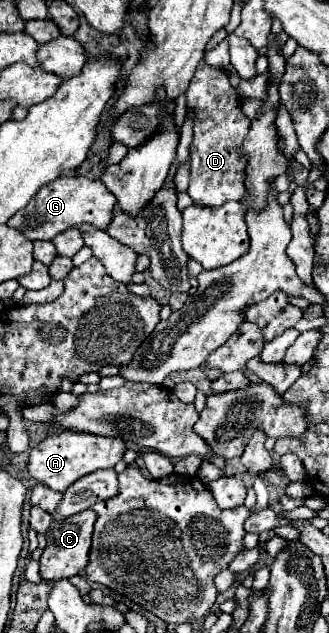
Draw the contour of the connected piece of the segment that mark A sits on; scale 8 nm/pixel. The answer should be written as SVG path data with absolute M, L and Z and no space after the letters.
M62 431L56 435L48 435L44 441L40 441L32 451L30 451L30 461L28 461L28 473L34 477L38 483L64 493L74 481L80 477L98 471L98 469L108 469L114 467L126 451L126 445L122 439L110 439L110 437L100 437L100 435L90 435L90 433L72 433L72 431Z

